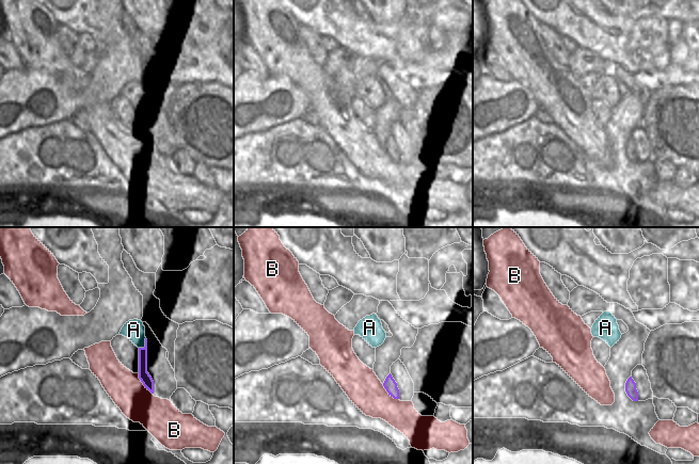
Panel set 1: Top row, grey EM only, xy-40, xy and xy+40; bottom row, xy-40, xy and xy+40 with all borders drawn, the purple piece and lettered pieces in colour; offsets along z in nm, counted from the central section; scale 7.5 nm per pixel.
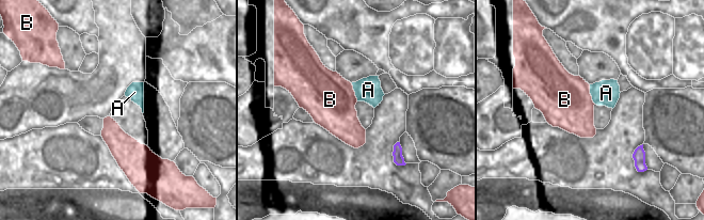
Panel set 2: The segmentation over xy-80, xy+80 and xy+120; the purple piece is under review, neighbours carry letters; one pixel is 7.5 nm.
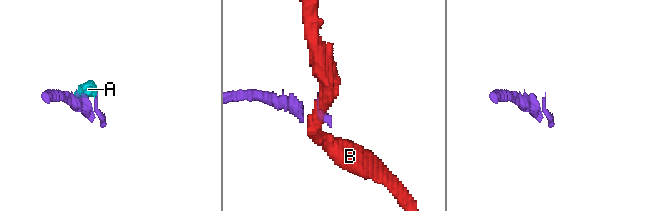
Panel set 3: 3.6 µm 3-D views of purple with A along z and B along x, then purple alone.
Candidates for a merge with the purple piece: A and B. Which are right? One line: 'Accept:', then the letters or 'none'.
Accept: none

